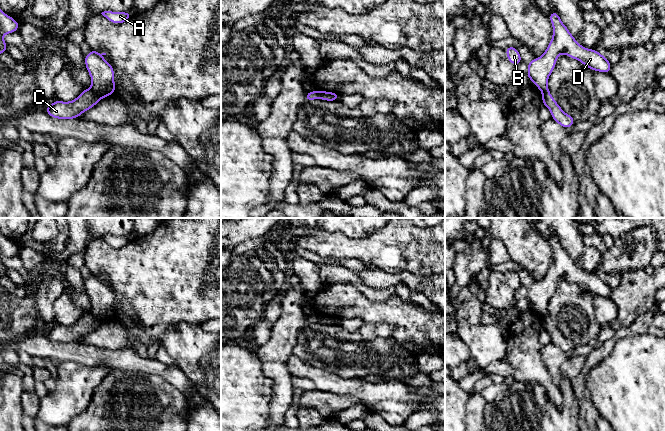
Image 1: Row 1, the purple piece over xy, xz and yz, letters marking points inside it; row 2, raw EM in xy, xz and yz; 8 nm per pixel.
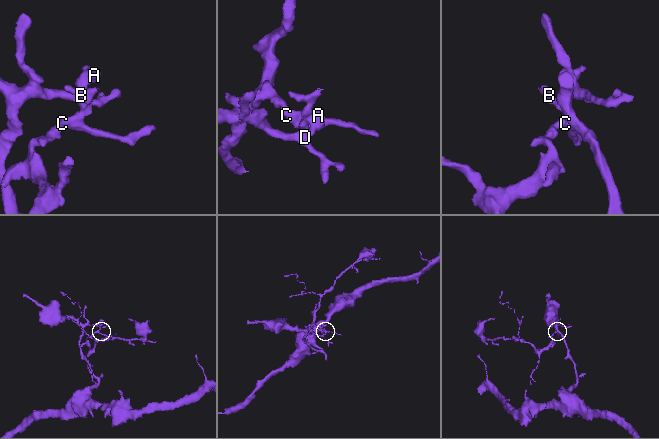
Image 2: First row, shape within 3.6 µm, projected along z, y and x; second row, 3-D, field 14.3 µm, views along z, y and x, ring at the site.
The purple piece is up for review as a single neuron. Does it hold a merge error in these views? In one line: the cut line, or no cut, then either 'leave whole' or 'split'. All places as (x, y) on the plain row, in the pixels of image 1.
xy (90, 312), (100, 321) | split

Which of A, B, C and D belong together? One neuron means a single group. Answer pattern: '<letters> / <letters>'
A B D / C

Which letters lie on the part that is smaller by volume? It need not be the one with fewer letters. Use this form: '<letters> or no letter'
C

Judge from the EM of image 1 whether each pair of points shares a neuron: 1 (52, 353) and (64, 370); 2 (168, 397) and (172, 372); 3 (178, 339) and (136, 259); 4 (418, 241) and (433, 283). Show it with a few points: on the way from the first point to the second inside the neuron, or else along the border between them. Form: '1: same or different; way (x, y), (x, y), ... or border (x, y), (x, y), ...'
1: different; border (82, 363), (61, 361), (56, 366)
2: different; border (148, 374), (159, 375), (187, 396)
3: different; border (193, 323), (171, 324), (160, 342)
4: different; border (408, 271), (414, 274), (434, 275)

